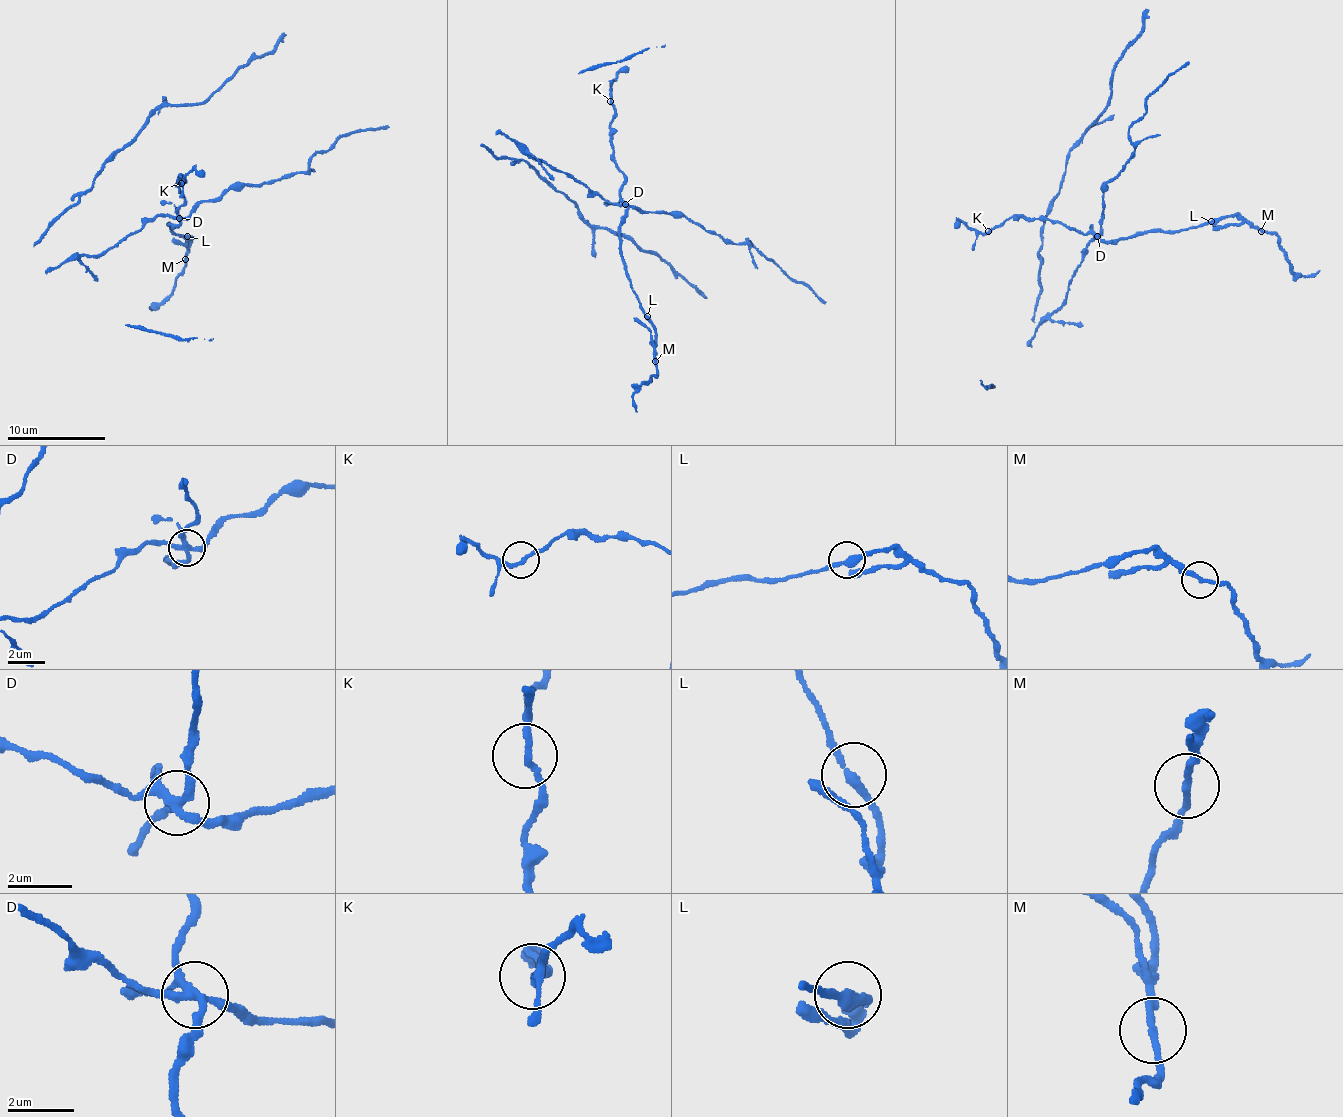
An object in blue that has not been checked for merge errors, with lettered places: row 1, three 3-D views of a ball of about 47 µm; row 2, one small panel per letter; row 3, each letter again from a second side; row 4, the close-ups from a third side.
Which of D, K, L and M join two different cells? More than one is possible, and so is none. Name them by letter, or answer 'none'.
D, M

